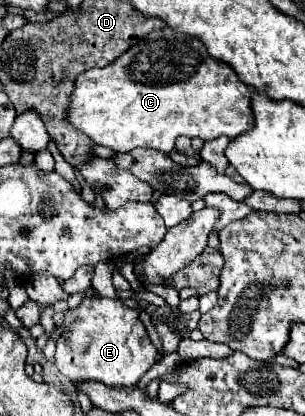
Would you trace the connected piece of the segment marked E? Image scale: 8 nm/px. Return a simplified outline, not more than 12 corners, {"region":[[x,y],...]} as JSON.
{"region":[[66,311],[54,363],[72,383],[136,387],[156,363],[138,311]]}

